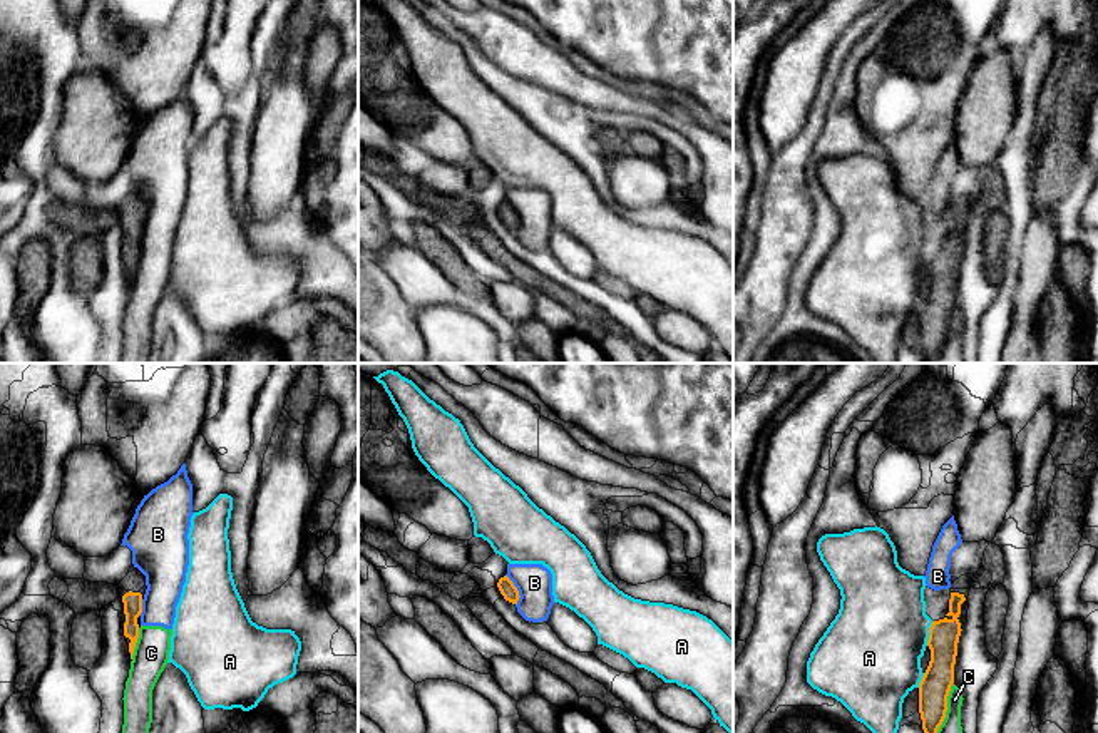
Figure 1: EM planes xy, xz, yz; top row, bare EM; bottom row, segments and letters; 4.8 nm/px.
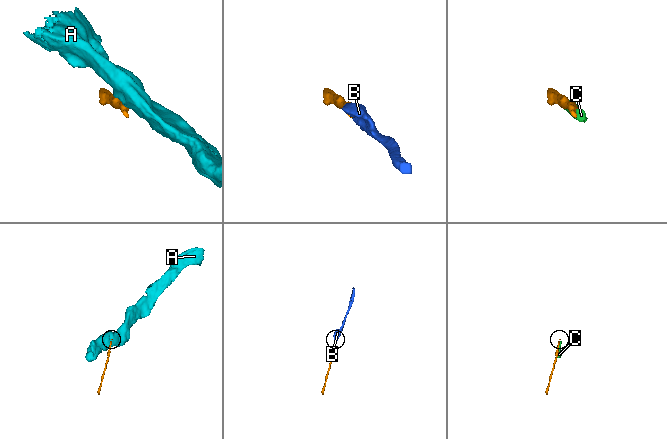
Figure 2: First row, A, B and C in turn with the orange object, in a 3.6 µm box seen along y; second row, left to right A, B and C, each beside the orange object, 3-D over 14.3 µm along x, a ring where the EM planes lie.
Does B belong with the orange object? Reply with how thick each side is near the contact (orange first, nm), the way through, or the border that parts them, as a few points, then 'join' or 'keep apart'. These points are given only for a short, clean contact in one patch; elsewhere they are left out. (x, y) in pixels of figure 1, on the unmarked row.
calibres 80 and 180 nm; border xz (506, 199), (518, 216), (519, 225), (516, 230); keep apart

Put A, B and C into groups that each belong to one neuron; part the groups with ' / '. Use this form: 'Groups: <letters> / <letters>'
Groups: A / B C

